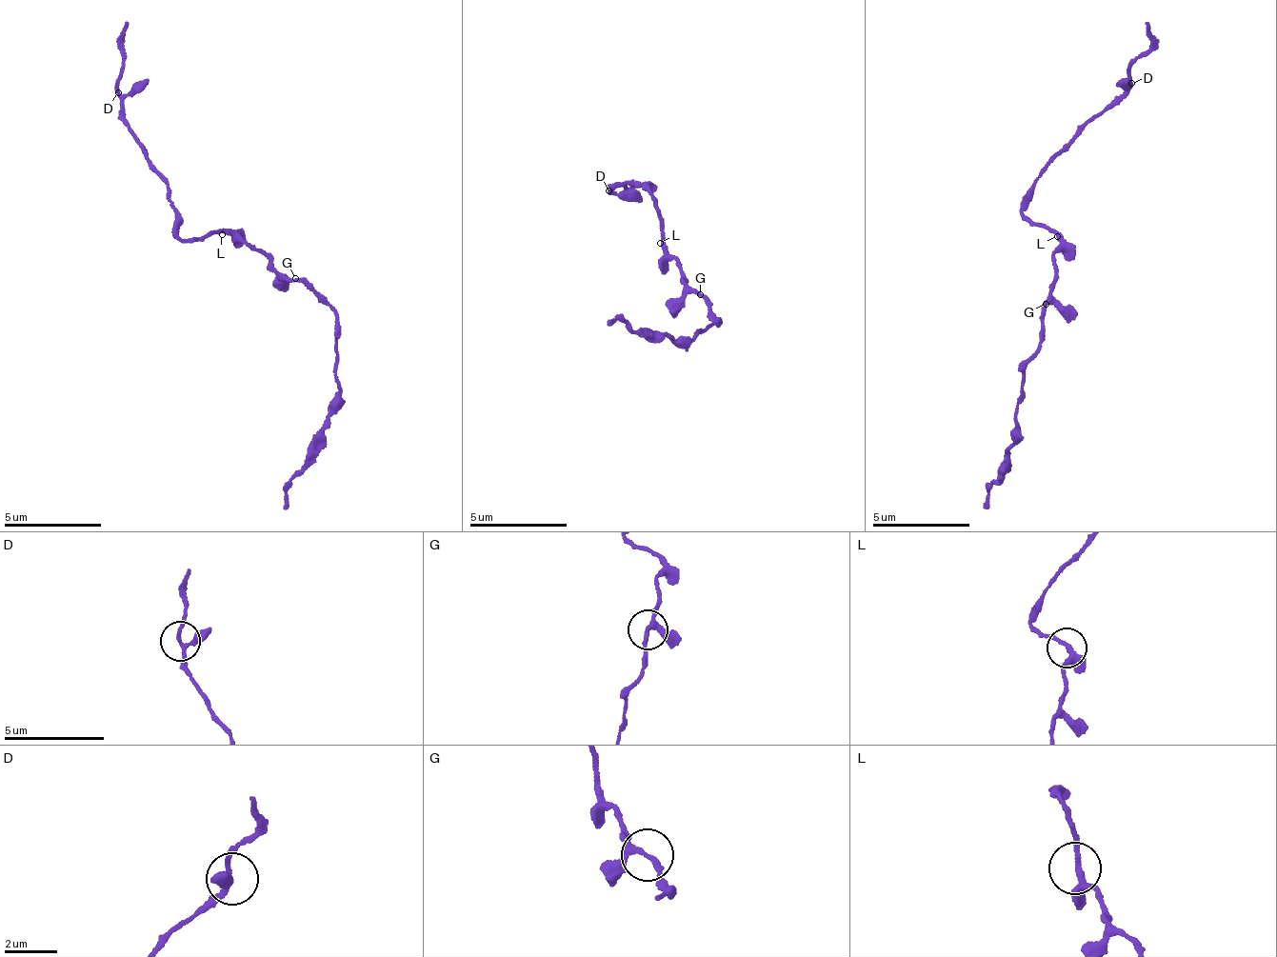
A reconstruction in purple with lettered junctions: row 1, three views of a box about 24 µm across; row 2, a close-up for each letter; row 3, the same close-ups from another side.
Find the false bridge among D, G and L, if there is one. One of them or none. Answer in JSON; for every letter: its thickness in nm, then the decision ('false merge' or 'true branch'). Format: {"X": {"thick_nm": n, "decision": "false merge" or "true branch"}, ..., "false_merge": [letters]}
{"D": {"thick_nm": 180, "decision": "true branch"}, "G": {"thick_nm": 180, "decision": "true branch"}, "L": {"thick_nm": 220, "decision": "true branch"}, "false_merge": []}

